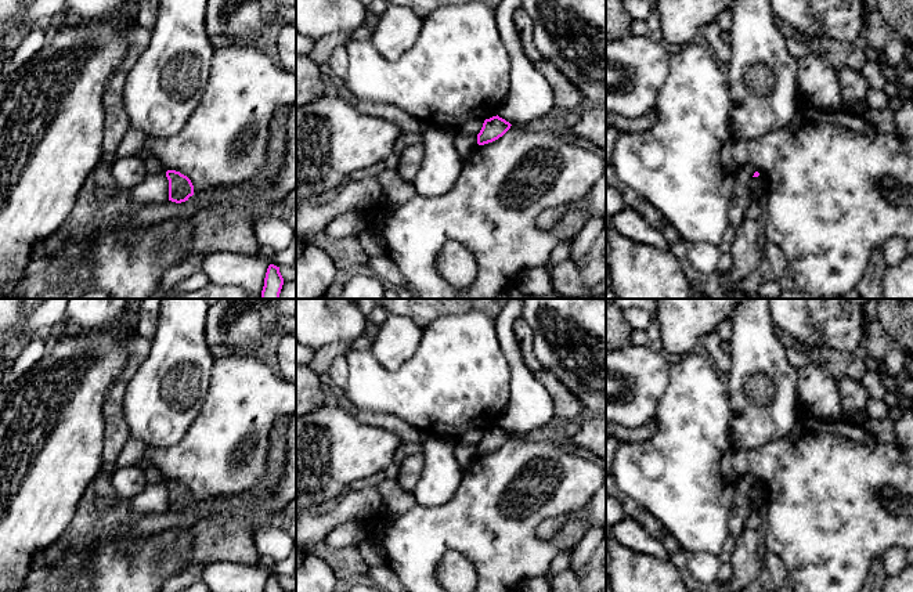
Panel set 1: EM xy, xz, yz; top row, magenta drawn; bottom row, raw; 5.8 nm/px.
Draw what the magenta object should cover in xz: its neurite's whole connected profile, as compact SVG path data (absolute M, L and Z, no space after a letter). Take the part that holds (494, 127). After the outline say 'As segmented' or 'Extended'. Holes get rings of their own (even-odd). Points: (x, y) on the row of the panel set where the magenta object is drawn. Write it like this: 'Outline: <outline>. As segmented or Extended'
Outline: M498 115L486 119L480 133L477 134L477 144L484 145L498 140L510 129L510 126L512 124L509 122L499 118Z. As segmented

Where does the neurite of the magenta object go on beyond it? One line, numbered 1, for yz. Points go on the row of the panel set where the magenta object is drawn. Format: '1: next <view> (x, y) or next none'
1: next none

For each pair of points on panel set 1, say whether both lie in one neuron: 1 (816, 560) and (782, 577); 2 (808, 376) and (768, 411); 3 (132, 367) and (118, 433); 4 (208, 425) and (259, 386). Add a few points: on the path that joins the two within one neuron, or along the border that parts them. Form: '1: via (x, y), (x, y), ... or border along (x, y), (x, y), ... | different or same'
1: border along (768, 551), (772, 551), (779, 558), (790, 577) | different
2: border along (796, 370), (800, 404) | different
3: via (121, 383), (115, 393), (115, 417) | same
4: via (220, 418), (240, 399), (246, 396) | same

